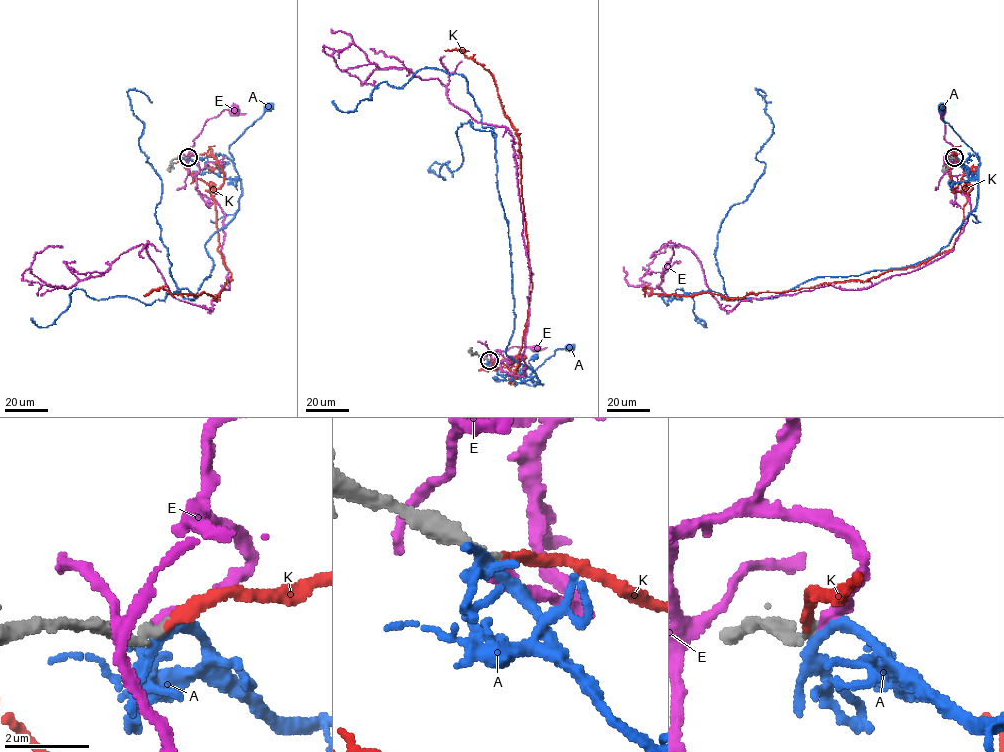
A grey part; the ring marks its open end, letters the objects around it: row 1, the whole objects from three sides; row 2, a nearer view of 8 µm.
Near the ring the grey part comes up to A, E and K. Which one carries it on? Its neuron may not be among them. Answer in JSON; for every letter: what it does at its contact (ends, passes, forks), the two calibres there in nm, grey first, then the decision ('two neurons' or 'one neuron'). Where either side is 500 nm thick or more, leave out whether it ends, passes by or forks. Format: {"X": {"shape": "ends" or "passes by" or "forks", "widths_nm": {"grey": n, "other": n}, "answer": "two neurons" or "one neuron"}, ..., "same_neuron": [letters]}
{"A": {"shape": "forks", "widths_nm": {"grey": 280, "other": 240}, "answer": "two neurons"}, "E": {"shape": "ends", "widths_nm": {"grey": 240, "other": 320}, "answer": "two neurons"}, "K": {"shape": "ends", "widths_nm": {"grey": 240, "other": 240}, "answer": "one neuron"}, "same_neuron": ["K"]}

